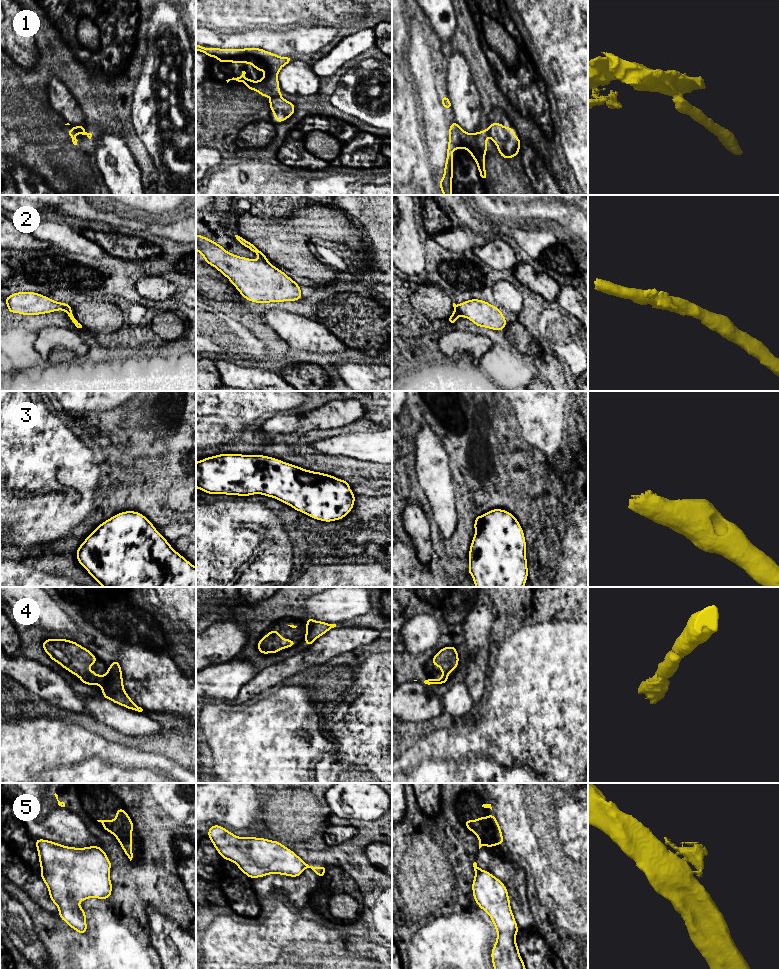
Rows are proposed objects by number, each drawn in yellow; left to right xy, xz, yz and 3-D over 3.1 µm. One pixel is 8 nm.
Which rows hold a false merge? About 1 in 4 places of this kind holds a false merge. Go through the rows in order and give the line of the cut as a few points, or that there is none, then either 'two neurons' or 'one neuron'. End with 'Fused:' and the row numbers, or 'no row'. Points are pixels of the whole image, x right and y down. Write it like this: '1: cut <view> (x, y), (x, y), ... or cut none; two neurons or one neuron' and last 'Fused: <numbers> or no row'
1: cut xz (271, 96), (280, 97); two neurons
2: cut yz (456, 305), (456, 311), (459, 315); two neurons
3: cut none; one neuron
4: cut none; one neuron
5: cut xz (305, 864), (306, 867); two neurons
Fused: 1, 2, 5

